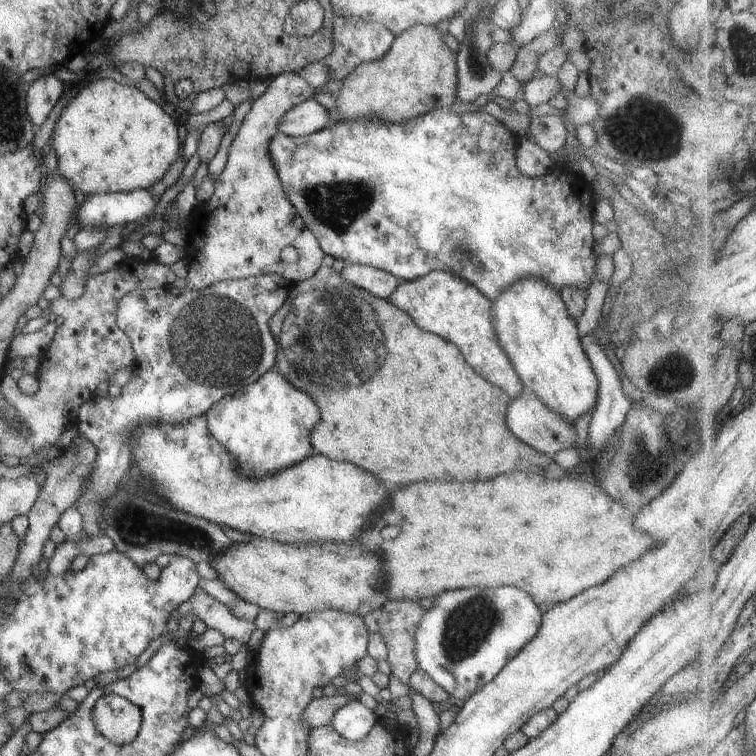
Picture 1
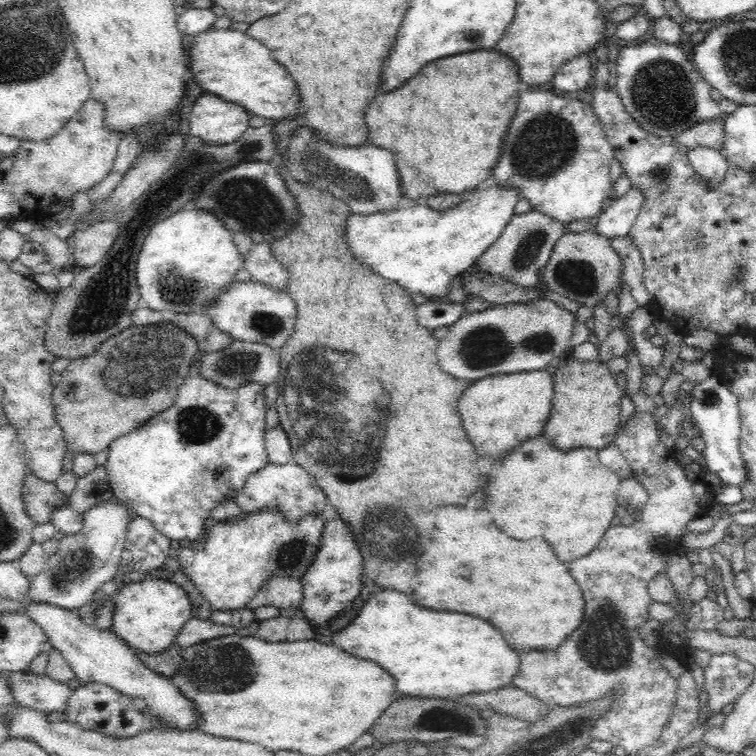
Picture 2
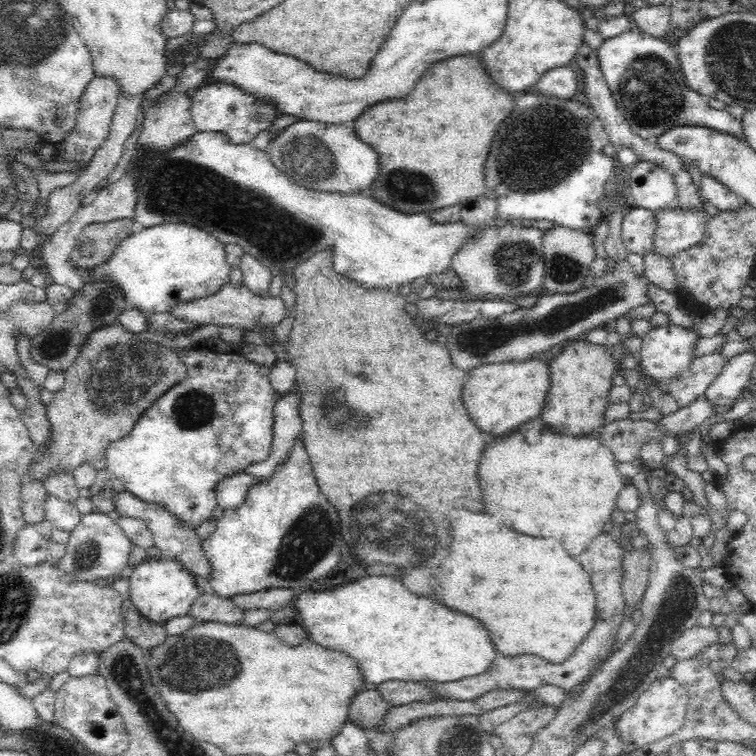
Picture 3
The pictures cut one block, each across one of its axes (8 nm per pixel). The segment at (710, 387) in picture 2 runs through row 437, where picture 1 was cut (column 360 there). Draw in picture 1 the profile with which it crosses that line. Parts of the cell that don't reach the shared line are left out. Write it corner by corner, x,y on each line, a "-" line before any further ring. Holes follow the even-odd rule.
354,698
334,714
331,725
345,739
358,741
372,730
377,721
375,713

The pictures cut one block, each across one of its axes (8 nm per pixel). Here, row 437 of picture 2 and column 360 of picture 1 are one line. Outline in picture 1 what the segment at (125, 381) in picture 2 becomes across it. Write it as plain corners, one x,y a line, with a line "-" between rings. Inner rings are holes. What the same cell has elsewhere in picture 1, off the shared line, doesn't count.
416,25
394,38
390,50
374,62
359,64
342,82
342,88
336,92
336,108
330,110
329,125
352,118
370,118
386,122
404,122
416,118
430,110
449,108
456,100
456,82
458,65
456,53
443,41
444,27

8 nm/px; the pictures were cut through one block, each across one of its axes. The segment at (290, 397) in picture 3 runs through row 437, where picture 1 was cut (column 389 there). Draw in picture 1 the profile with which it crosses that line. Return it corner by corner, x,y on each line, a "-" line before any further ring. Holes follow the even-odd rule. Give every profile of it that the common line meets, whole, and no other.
346,265
340,270
340,274
346,282
366,289
370,294
381,299
390,298
390,294
400,283
400,279
392,273
368,265

